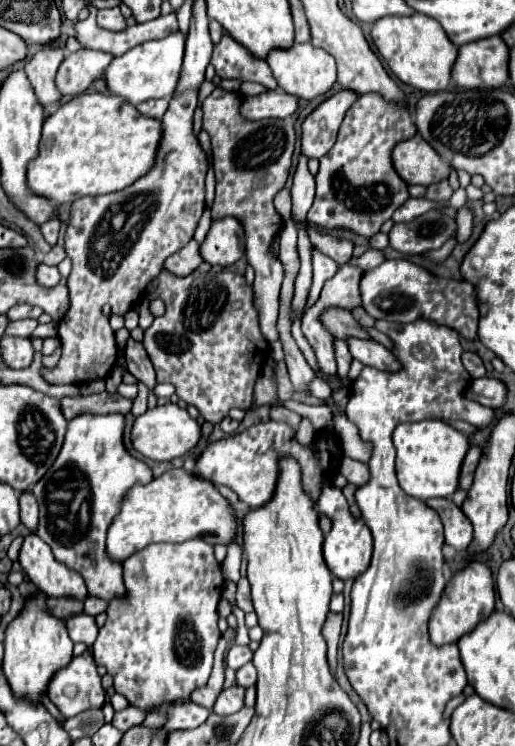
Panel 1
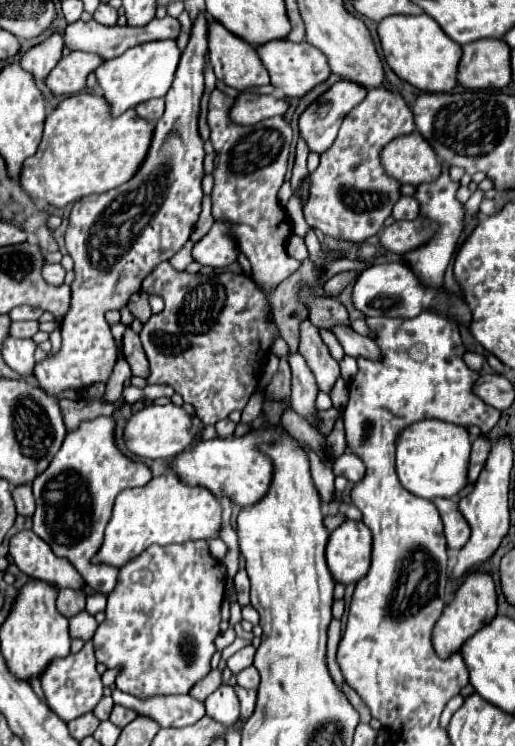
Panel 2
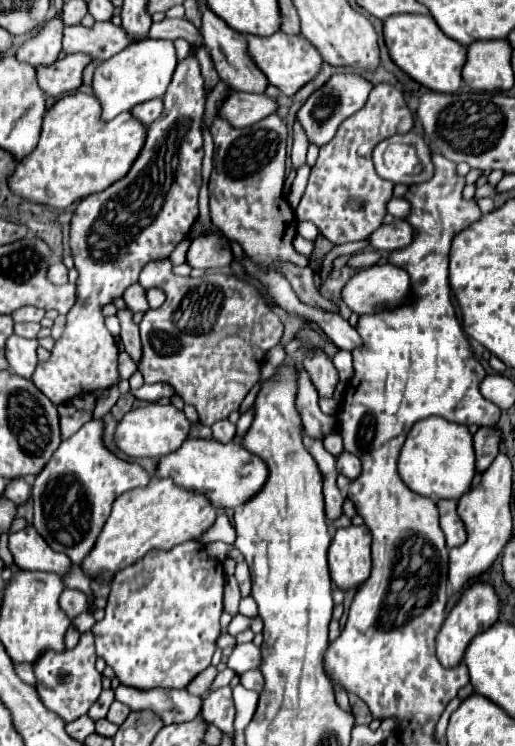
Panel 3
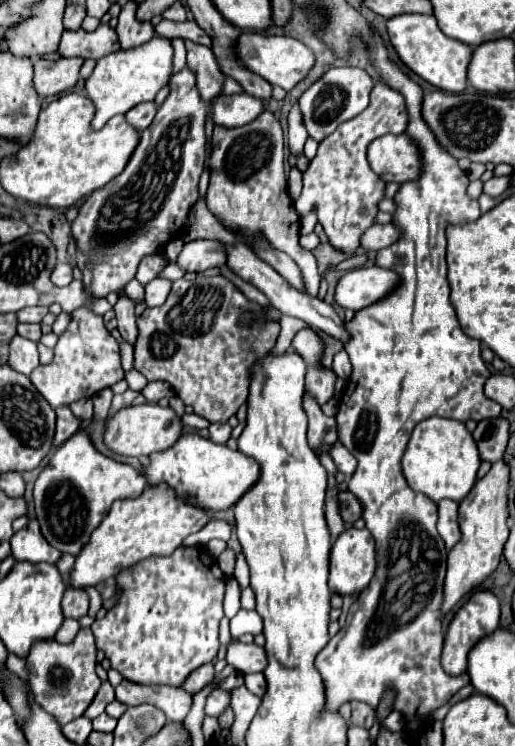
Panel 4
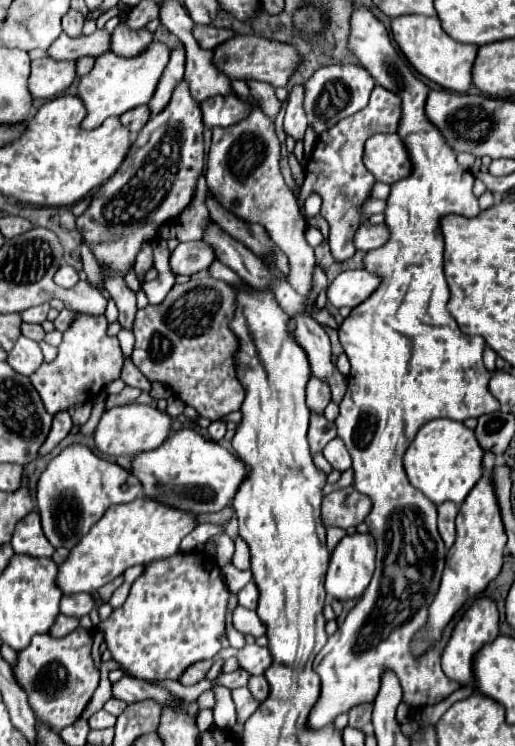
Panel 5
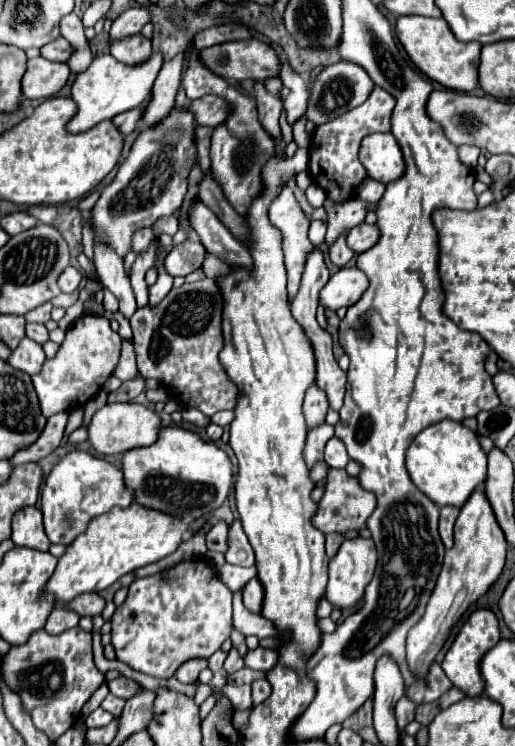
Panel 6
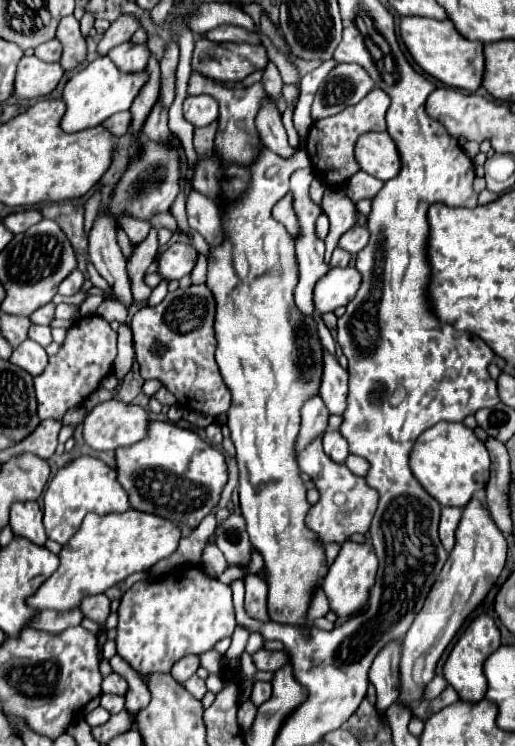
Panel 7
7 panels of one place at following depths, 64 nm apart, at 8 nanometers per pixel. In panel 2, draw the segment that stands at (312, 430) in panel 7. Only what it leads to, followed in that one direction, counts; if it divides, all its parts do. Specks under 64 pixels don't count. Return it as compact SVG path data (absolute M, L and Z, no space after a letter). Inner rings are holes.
M308 320L302 324L302 332L300 332L300 354L304 356L304 360L308 362L316 384L322 392L330 394L334 382L340 376L340 368L338 362L330 356L326 344L322 342L318 328L312 326Z

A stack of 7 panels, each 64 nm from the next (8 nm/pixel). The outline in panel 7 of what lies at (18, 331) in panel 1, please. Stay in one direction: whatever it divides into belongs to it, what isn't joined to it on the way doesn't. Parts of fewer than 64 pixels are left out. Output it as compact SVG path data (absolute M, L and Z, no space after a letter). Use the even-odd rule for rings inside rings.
M32 324L30 326L30 332L28 332L28 338L34 340L34 342L38 342L38 344L42 344L46 348L52 342L50 326L36 326L36 324Z

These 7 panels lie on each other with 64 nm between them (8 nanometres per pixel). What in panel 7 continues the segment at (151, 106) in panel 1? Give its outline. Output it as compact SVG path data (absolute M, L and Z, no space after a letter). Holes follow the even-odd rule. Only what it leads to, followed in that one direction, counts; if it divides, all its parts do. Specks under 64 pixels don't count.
M120 112L120 114L114 114L110 116L108 120L102 122L104 128L108 128L108 132L112 132L114 138L120 138L128 132L128 126L130 126L130 112Z

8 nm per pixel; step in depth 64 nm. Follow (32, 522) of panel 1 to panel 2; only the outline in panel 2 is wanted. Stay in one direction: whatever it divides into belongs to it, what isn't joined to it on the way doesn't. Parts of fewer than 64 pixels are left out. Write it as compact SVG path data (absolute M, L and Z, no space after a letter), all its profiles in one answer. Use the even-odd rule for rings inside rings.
M28 484L22 486L14 486L12 488L12 498L16 502L16 510L24 516L32 516L34 514L34 496L32 496L32 488Z

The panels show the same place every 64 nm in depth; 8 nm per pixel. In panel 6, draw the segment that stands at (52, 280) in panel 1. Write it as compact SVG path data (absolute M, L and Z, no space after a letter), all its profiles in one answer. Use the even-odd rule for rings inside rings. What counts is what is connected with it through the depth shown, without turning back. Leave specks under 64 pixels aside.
M72 266L66 268L62 272L62 276L58 278L58 286L60 286L62 292L74 292L74 290L78 290L80 282L82 282L82 274L76 268L72 268Z

